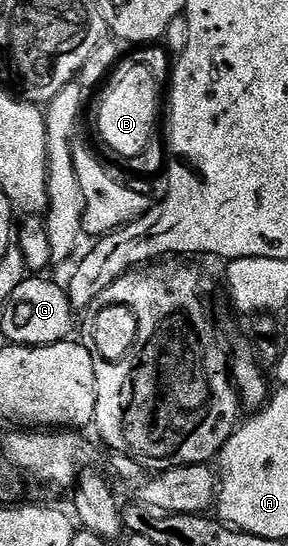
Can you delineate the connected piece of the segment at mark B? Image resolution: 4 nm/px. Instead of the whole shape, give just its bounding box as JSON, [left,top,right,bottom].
[98,58,158,158]

